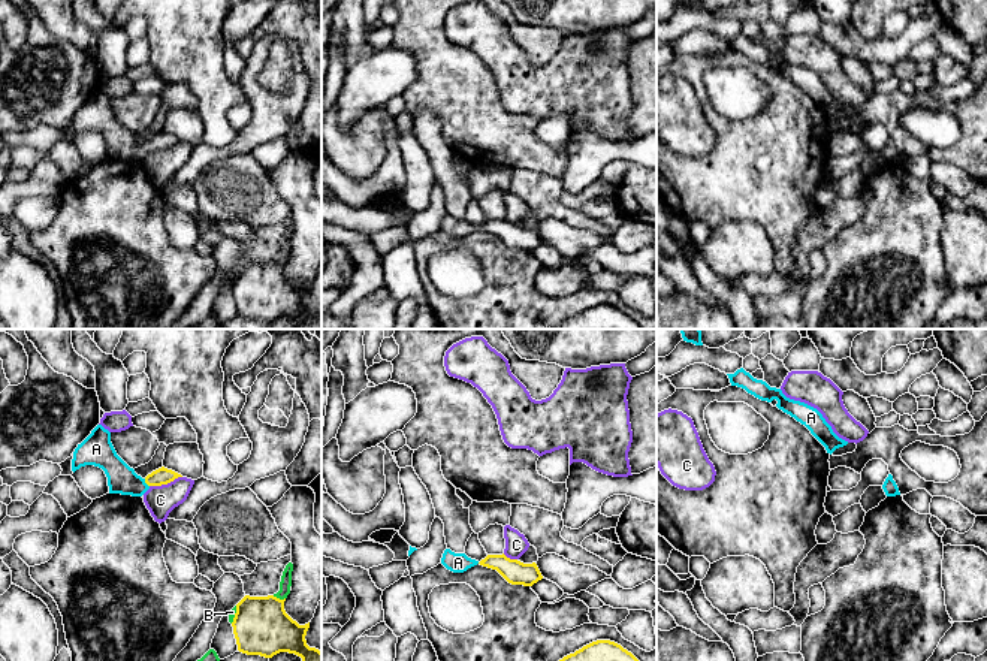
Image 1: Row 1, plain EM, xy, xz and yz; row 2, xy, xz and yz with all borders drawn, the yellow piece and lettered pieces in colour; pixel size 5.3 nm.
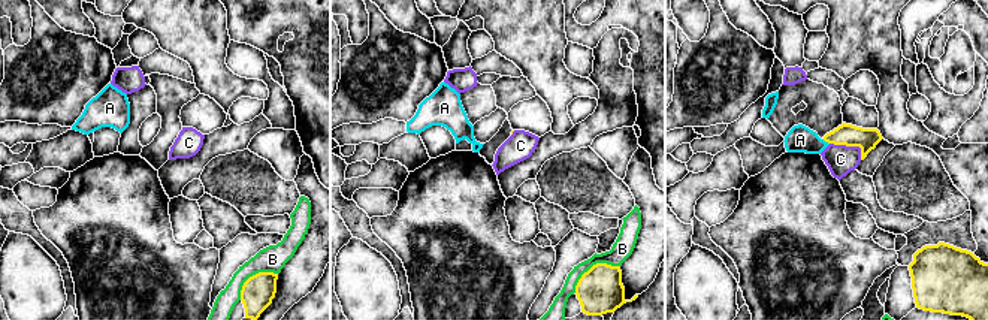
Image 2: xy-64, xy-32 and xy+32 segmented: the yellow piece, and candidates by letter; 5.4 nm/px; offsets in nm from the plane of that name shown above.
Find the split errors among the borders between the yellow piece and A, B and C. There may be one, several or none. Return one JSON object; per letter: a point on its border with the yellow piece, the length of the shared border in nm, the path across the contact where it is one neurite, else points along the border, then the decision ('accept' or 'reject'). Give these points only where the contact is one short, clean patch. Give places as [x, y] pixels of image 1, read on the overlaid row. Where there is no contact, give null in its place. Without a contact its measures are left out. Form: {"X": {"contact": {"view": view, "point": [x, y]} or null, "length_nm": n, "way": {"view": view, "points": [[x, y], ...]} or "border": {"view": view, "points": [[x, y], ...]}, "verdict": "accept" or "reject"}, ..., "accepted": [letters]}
{"A": {"contact": {"view": "xy", "point": [145, 482]}, "length_nm": 50, "way": {"view": "xy", "points": [[162, 476], [145, 482], [126, 482], [121, 479]]}, "verdict": "accept"}, "B": {"contact": {"view": "xy", "point": [278, 598]}, "length_nm": 70, "border": {"view": "xy", "points": [[272, 595], [284, 598]]}, "verdict": "reject"}, "C": {"contact": {"view": "xy", "point": [165, 483]}, "length_nm": 190, "border": {"view": "xy", "points": [[181, 476], [166, 483], [150, 486]]}, "verdict": "reject"}, "accepted": ["A"]}

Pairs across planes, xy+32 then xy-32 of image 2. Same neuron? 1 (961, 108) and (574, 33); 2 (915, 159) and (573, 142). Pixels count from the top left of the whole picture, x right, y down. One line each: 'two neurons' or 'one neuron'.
1: two neurons
2: two neurons

